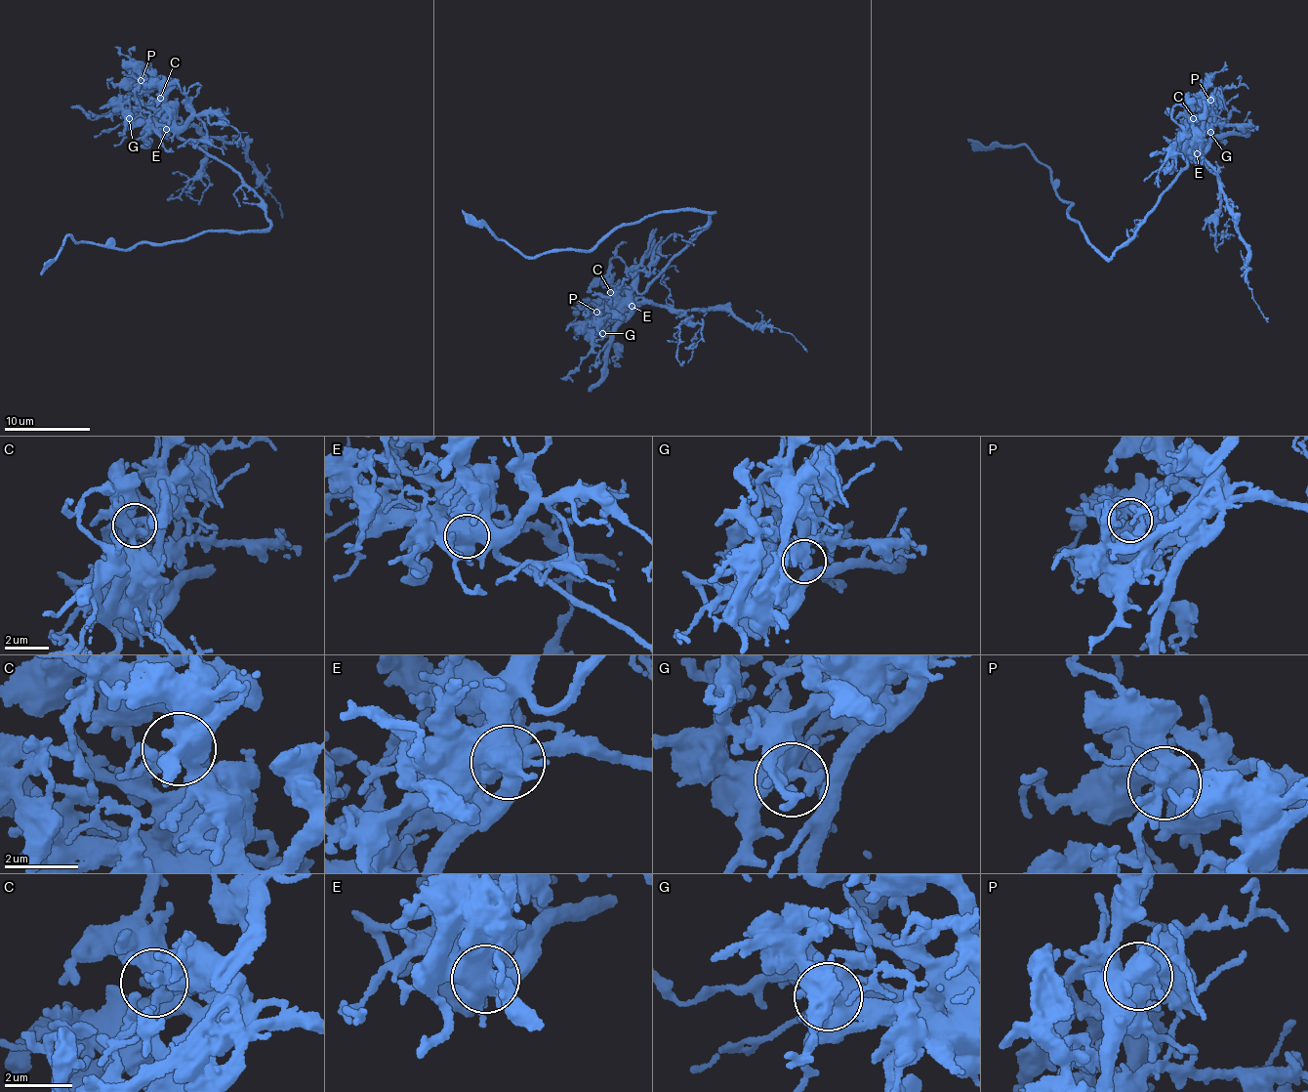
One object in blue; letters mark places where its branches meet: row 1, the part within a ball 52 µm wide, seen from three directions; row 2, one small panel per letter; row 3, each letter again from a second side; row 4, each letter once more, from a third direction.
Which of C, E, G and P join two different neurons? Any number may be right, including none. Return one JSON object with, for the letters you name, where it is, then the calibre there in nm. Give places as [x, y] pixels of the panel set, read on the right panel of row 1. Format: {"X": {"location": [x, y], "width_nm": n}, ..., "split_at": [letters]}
{"E": {"location": [1197, 153], "width_nm": 650}, "split_at": ["E"]}

